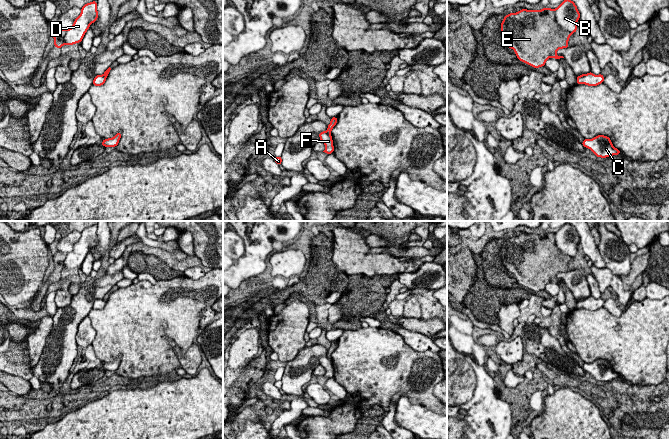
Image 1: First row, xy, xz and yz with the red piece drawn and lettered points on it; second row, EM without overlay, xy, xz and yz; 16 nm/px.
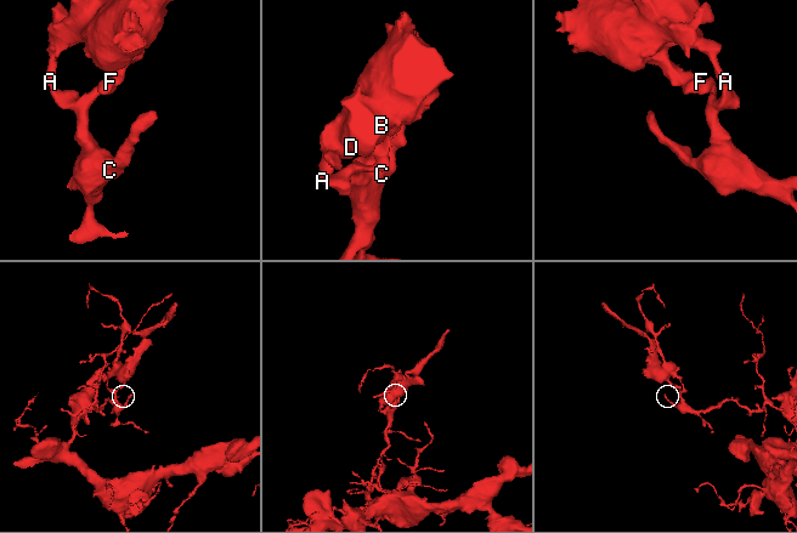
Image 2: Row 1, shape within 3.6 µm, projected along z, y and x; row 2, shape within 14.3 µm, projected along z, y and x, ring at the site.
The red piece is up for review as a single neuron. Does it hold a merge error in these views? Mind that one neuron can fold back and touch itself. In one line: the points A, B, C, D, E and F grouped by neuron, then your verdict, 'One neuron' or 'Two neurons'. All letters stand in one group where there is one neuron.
Groups: A B C D F / E. Two neurons

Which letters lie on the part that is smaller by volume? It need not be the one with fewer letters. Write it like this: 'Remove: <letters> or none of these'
Remove: E

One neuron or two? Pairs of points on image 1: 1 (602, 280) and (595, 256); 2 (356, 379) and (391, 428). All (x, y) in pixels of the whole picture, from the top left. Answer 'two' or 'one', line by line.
1: two
2: two

